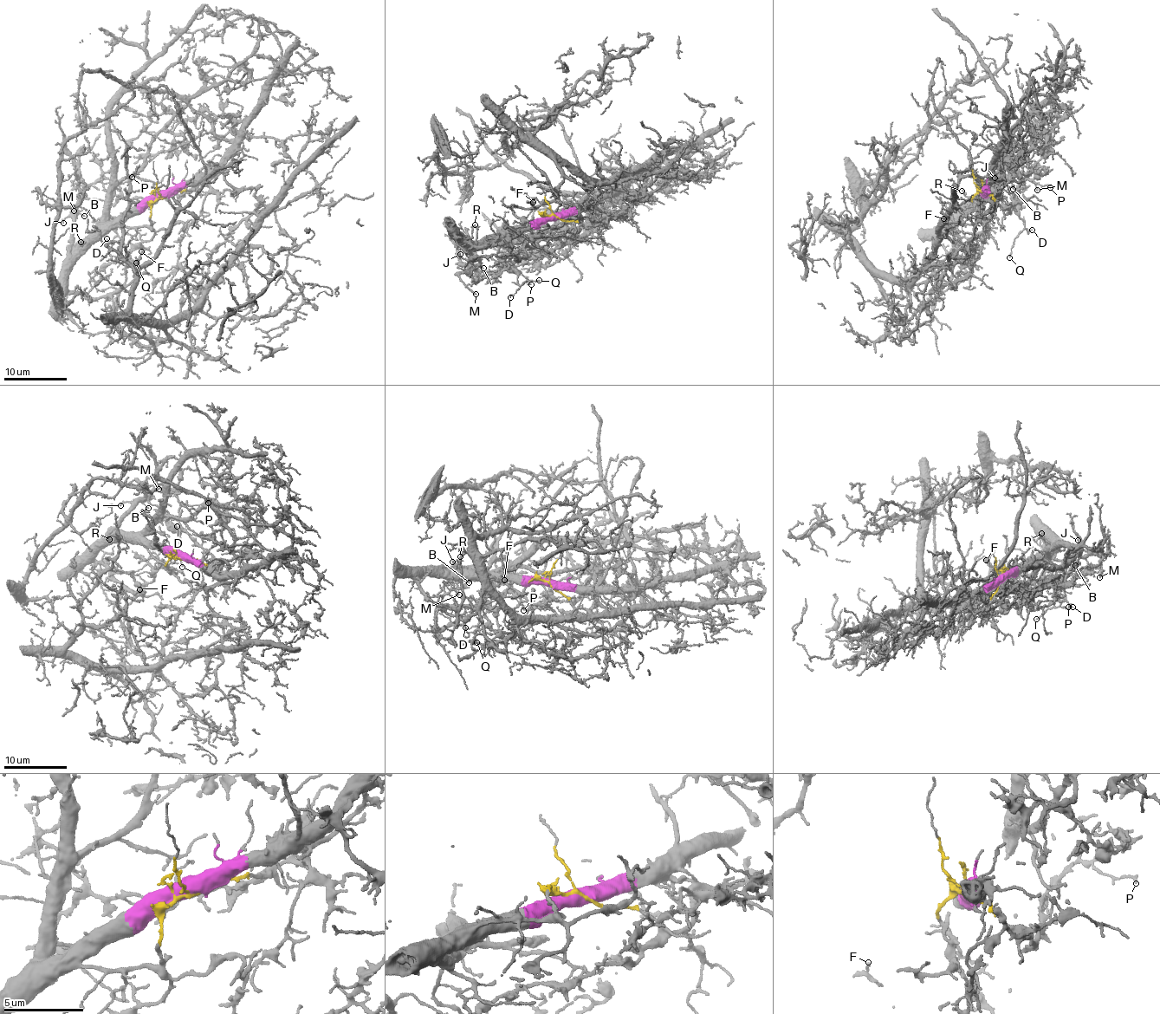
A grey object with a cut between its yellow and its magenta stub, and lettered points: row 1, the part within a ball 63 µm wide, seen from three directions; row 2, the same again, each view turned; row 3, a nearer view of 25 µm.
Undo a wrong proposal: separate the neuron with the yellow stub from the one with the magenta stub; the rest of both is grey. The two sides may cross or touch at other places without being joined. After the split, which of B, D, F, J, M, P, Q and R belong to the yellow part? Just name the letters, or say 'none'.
D, P, Q

